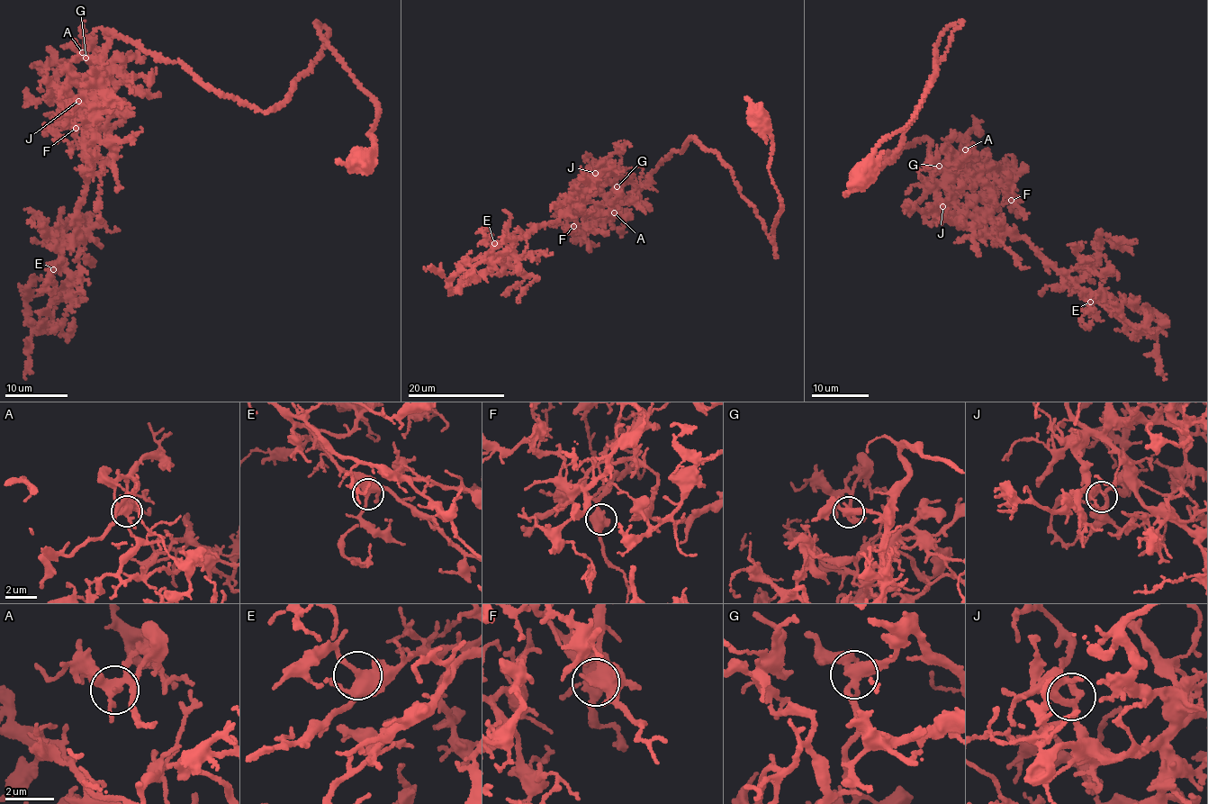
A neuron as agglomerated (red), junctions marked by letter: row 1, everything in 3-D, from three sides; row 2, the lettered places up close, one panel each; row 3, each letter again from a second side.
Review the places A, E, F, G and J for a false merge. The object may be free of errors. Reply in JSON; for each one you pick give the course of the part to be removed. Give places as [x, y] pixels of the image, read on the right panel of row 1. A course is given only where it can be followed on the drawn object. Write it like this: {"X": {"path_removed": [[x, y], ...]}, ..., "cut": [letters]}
{"cut": []}

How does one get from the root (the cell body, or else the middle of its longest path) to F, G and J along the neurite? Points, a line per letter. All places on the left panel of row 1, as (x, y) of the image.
F: (360, 160), (377, 102), (318, 23), (321, 56), (268, 111), (109, 32), (91, 105), (70, 108), (76, 128)
G: (360, 160), (373, 153), (377, 102), (320, 23), (321, 56), (268, 111), (109, 32), (103, 58), (85, 58)
J: (360, 160), (377, 102), (318, 23), (321, 56), (268, 111), (109, 32), (98, 96), (78, 101)

